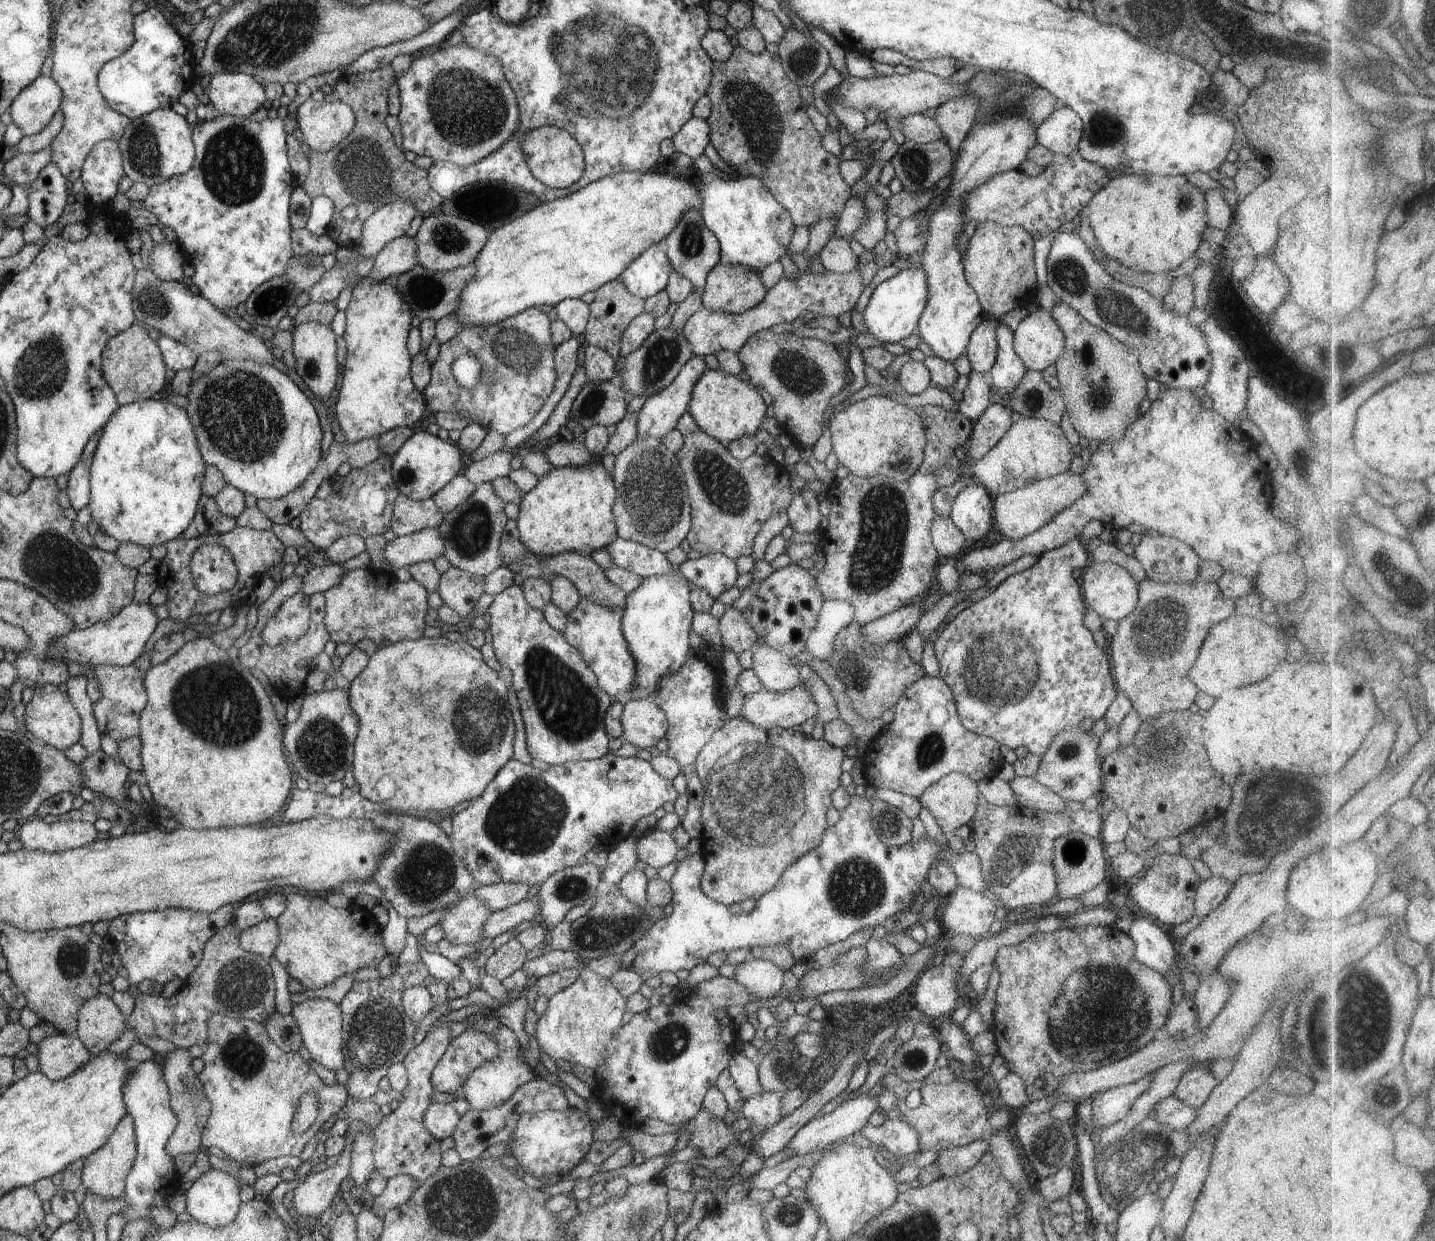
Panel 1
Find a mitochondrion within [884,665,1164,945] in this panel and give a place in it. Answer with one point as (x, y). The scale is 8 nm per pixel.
(1018, 851)

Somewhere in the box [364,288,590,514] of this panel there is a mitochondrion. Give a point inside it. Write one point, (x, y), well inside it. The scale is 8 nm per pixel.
(518, 350)

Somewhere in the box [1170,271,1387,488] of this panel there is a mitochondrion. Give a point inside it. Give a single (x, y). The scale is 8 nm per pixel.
(1339, 360)

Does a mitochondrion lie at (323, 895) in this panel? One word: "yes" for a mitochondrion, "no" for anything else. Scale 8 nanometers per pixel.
no

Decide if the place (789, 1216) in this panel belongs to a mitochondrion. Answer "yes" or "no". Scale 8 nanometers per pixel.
yes

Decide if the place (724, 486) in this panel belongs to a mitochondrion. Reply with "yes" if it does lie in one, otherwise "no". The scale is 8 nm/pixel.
yes

